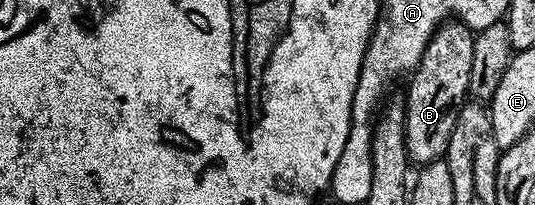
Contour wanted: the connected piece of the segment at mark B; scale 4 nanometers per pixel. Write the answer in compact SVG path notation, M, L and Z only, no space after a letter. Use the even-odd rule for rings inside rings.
M456 19L441 22L427 43L423 55L409 81L409 94L403 98L405 107L405 138L410 162L420 167L442 160L451 143L451 130L462 105L469 97L471 55L474 30Z

